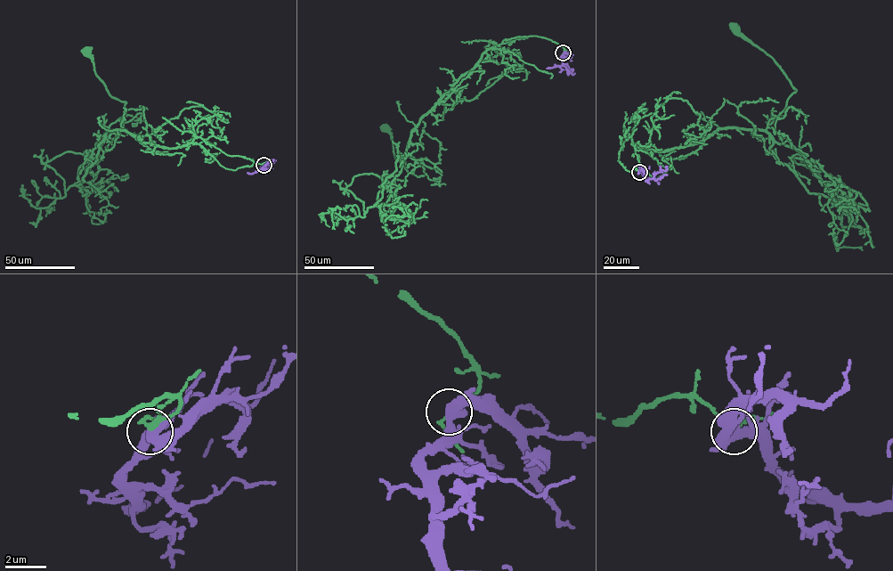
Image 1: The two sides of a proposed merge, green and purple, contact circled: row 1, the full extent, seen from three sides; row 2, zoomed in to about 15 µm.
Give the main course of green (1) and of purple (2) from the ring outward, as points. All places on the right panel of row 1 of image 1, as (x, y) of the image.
1: (639, 172), (618, 160), (629, 137), (669, 150), (718, 129), (765, 130), (785, 108), (796, 90), (736, 28)
2: (639, 172), (653, 178), (664, 170), (665, 167)

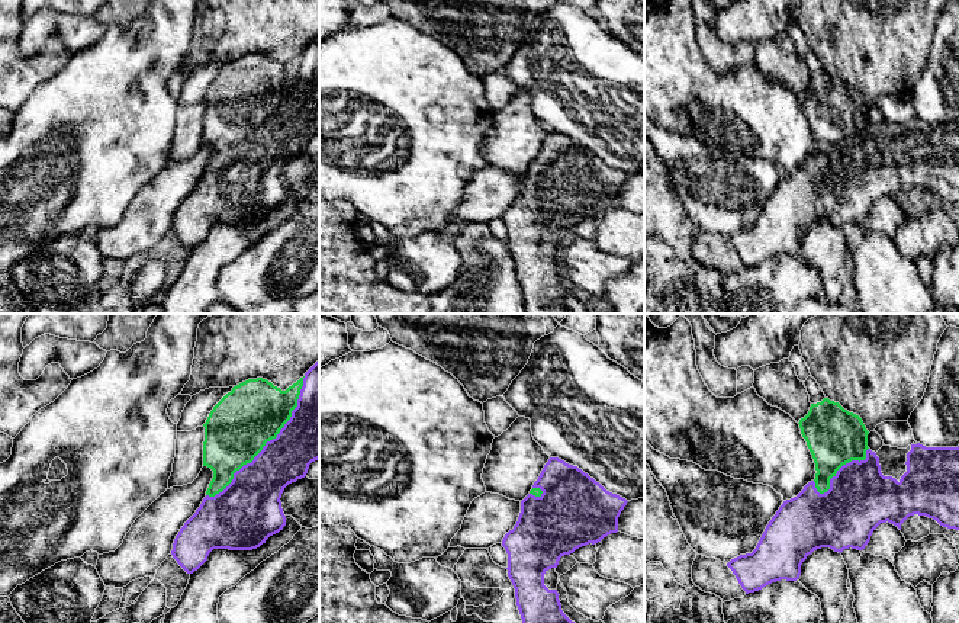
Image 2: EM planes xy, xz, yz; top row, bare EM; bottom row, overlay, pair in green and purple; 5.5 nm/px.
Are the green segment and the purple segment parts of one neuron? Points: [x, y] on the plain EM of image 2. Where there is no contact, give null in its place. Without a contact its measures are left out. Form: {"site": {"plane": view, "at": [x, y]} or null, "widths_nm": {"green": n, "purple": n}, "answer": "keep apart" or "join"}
{"site": {"plane": "xy", "at": [267, 115]}, "widths_nm": {"green": 360, "purple": 280}, "answer": "keep apart"}

